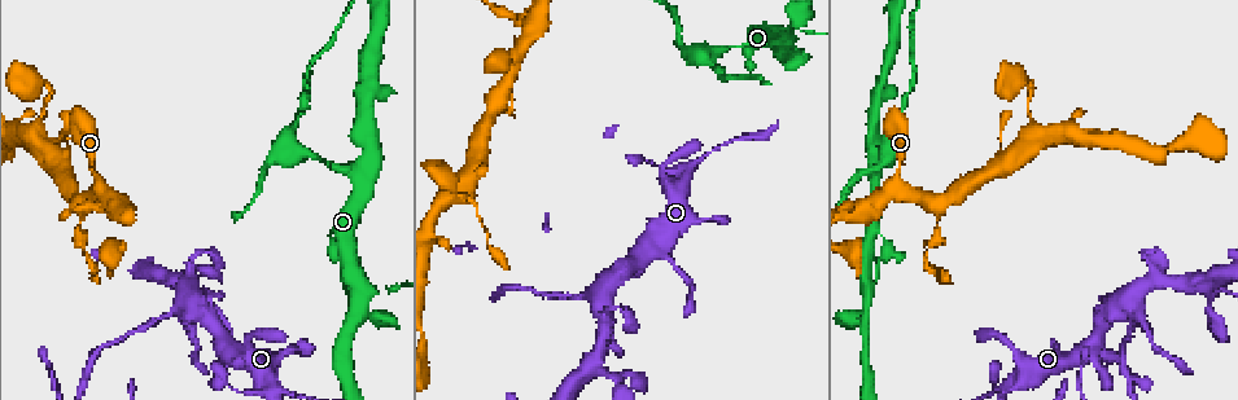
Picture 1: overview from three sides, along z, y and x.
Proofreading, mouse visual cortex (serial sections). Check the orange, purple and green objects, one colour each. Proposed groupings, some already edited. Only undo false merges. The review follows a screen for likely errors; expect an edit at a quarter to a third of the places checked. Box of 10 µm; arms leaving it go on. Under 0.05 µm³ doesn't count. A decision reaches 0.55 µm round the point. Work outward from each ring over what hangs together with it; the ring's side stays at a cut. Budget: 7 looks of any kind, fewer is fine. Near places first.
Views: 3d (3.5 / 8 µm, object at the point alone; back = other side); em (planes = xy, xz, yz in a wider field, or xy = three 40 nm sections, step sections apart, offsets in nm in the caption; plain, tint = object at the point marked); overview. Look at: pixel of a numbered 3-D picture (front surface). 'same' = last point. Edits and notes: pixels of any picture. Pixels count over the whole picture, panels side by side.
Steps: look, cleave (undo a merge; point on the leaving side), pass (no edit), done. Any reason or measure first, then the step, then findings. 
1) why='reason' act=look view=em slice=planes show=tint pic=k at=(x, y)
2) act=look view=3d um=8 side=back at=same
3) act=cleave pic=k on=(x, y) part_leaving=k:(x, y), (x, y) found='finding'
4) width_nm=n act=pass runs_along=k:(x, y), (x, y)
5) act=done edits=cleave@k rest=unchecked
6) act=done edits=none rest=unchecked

why='sharp bend' act=look view=3d um=3.5 pic=1 at=(661, 170)

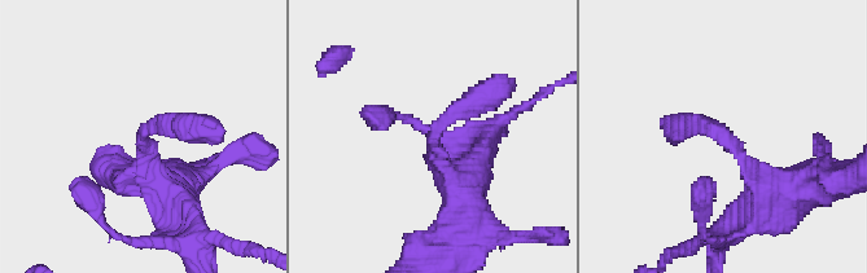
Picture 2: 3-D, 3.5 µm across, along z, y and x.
act=look view=em slice=xy step=5 show=tint pic=2 at=(723, 133)

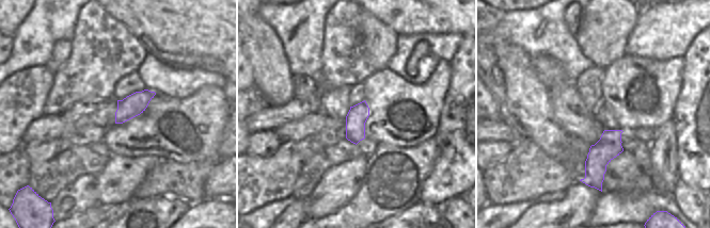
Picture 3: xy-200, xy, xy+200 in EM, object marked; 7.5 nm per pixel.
act=pass runs_along=2:(771, 186), (722, 131), (675, 131) found='one cell here'

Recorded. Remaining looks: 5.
why='thin arm on a thick one' act=look view=3d um=3.5 pic=1 at=(593, 297)

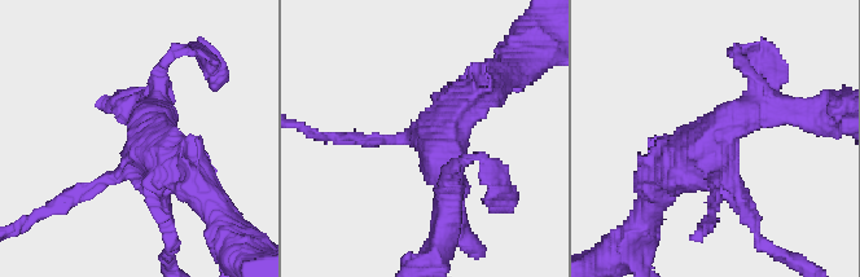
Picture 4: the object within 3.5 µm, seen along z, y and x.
arms=4 arm_widths_nm=150,200,300,450 why='shape alone is not enough' act=look view=em slice=xy step=5 show=tint pic=4 at=(422, 141)

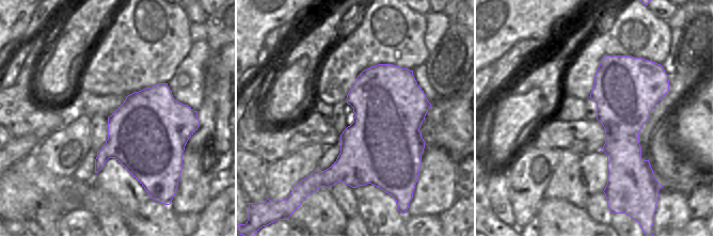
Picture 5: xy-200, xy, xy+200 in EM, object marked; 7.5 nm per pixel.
act=pass runs_along=4:(656, 189), (728, 122), (781, 106) found='all the same cell'

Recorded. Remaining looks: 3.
why='narrows sharply' act=look view=3d um=3.5 pic=1 at=(626, 372)

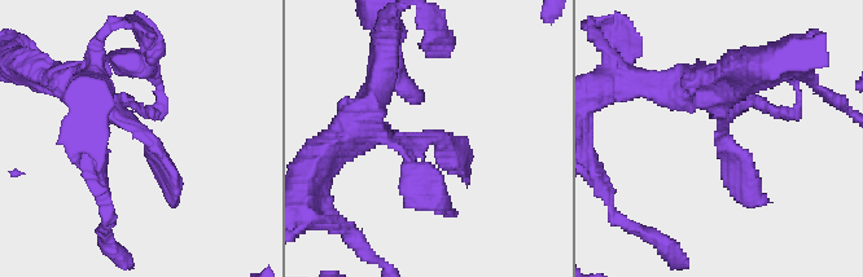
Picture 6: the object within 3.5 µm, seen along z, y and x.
act=look view=em slice=xy step=3 show=tint pic=6 at=(723, 125)

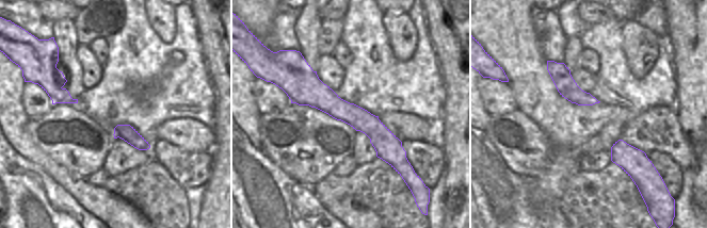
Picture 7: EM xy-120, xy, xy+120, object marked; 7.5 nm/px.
act=pass runs_along=7:(286, 88), (356, 116), (403, 162) found='continuous, no second cell'

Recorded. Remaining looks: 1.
act=done edits=none rest=unchecked

